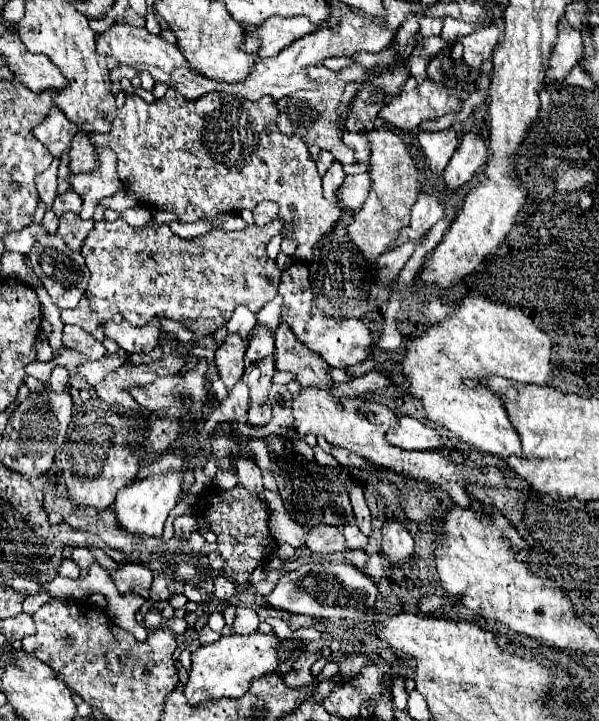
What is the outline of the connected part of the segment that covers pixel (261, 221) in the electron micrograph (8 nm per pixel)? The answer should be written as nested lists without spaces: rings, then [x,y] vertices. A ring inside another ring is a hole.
[[[260,203],[258,207],[252,209],[256,225],[266,225],[270,219],[278,215],[278,205],[276,203]]]

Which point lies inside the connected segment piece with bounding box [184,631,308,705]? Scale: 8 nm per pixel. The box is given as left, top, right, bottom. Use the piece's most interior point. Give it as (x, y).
(226, 668)

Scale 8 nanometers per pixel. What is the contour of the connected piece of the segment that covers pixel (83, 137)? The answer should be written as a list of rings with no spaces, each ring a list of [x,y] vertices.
[[[78,131],[72,139],[70,147],[70,171],[72,173],[92,173],[98,171],[100,159],[94,143],[90,141],[90,135],[84,131]]]

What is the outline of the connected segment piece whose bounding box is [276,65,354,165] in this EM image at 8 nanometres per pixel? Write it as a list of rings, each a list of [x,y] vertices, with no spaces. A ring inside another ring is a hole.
[[[324,65],[322,67],[312,67],[310,73],[312,73],[314,79],[320,79],[322,83],[316,89],[296,91],[294,95],[288,95],[286,99],[276,101],[276,107],[280,111],[278,127],[288,135],[302,137],[306,145],[316,145],[324,151],[330,151],[336,157],[336,161],[350,165],[350,163],[354,163],[354,149],[346,147],[346,143],[342,141],[346,117],[338,115],[338,107],[342,103],[342,93],[344,93],[348,83],[344,79],[340,79],[336,75],[336,71],[332,71]],[[340,119],[342,119],[342,123],[340,123]]]

